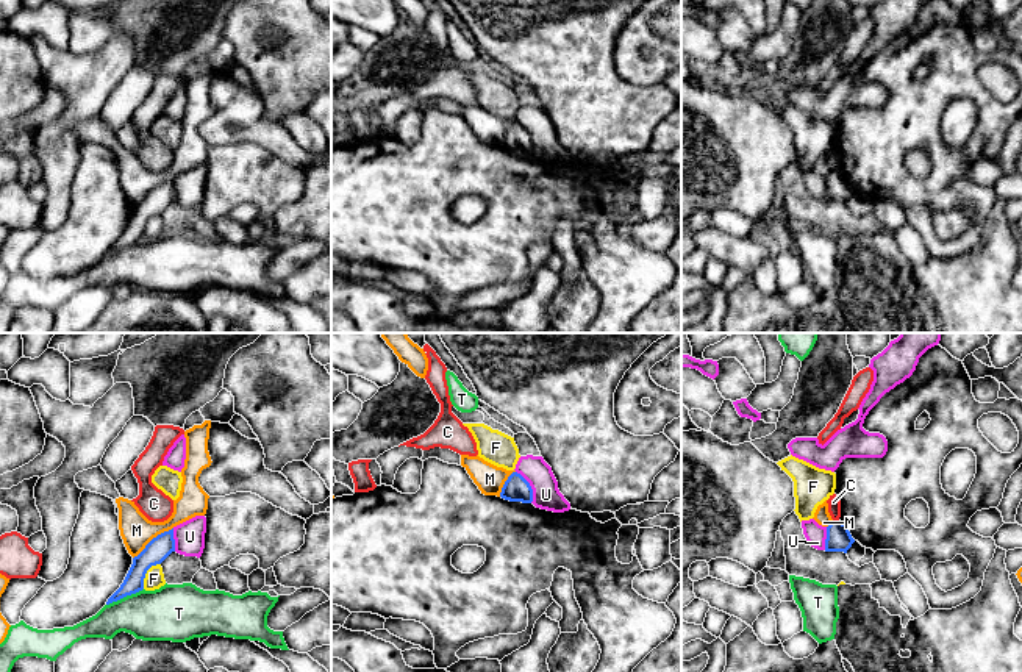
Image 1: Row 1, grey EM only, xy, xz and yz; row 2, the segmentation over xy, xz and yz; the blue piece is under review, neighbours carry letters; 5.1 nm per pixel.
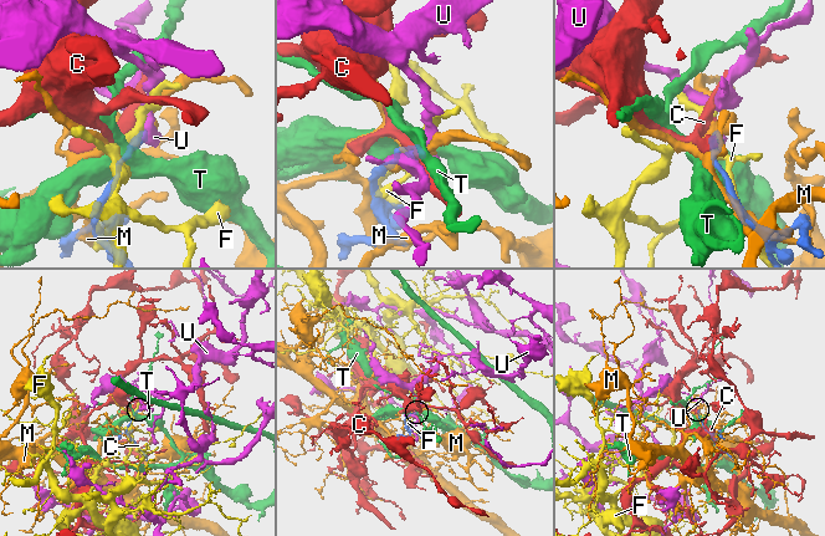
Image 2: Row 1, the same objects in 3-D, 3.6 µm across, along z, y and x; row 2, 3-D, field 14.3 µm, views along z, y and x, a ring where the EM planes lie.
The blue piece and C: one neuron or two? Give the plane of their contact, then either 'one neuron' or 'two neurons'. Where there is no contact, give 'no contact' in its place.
yz | two neurons

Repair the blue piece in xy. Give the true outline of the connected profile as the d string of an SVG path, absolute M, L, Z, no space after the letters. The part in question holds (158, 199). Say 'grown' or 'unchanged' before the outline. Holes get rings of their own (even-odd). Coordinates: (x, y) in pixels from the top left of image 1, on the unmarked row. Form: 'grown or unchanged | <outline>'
unchanged | M173 178L153 188L145 198L133 208L133 214L120 238L108 248L106 255L144 239L144 228L152 216L161 214L175 202Z

